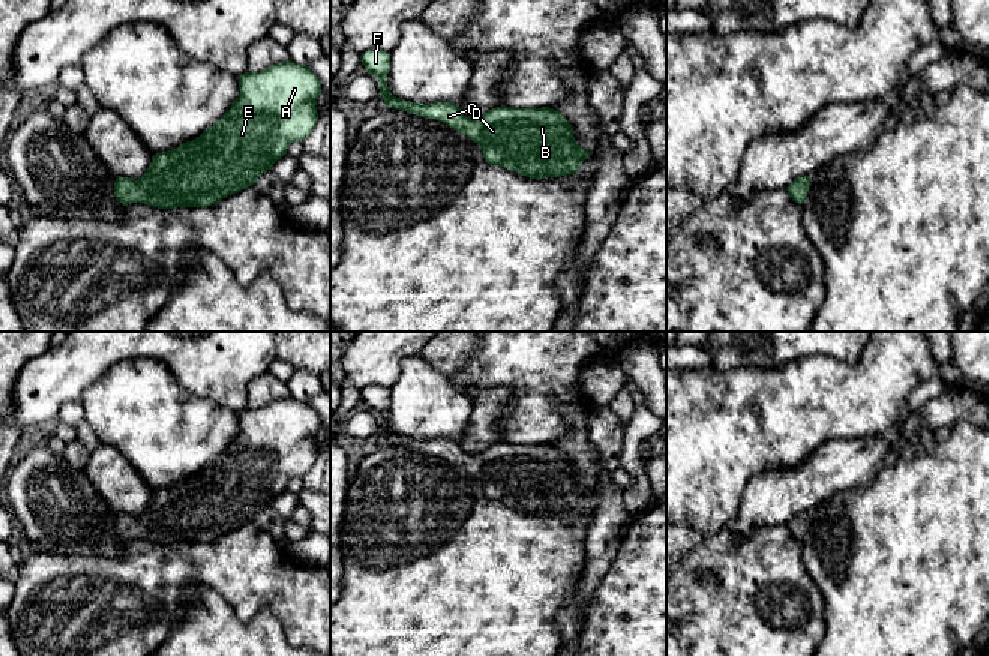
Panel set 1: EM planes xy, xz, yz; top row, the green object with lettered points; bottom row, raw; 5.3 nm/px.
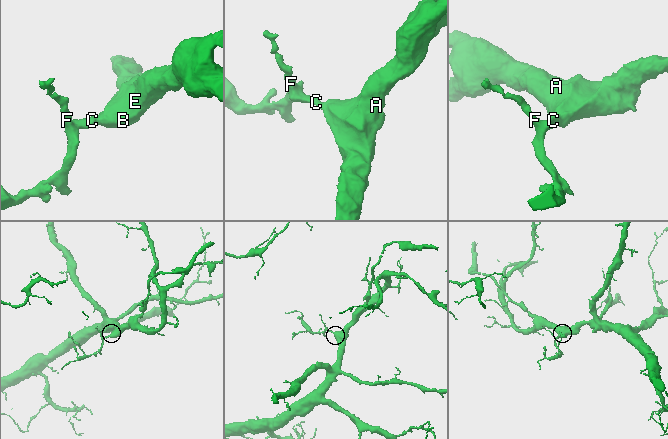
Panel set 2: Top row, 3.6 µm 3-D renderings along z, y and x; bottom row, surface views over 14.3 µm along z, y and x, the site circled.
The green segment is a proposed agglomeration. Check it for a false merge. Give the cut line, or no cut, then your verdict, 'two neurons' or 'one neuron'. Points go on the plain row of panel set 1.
no cut; one neuron

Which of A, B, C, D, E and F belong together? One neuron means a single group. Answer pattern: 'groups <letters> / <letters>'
groups A B C D E F

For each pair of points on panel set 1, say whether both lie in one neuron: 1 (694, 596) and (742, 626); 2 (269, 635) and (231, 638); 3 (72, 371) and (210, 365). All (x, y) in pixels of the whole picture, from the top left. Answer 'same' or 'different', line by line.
1: same
2: same
3: same

